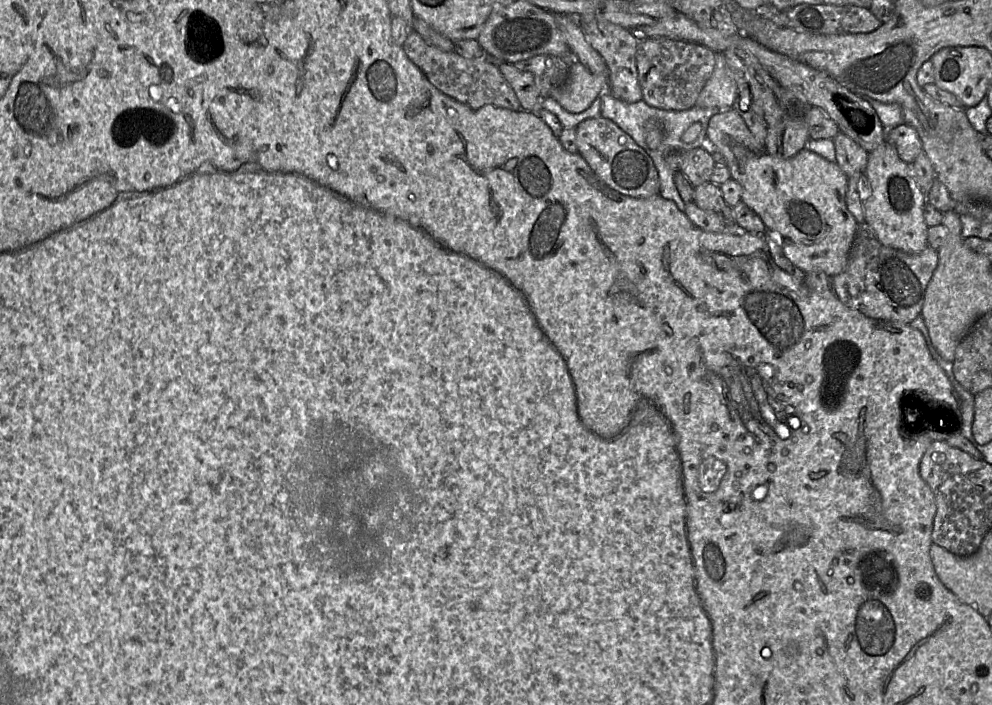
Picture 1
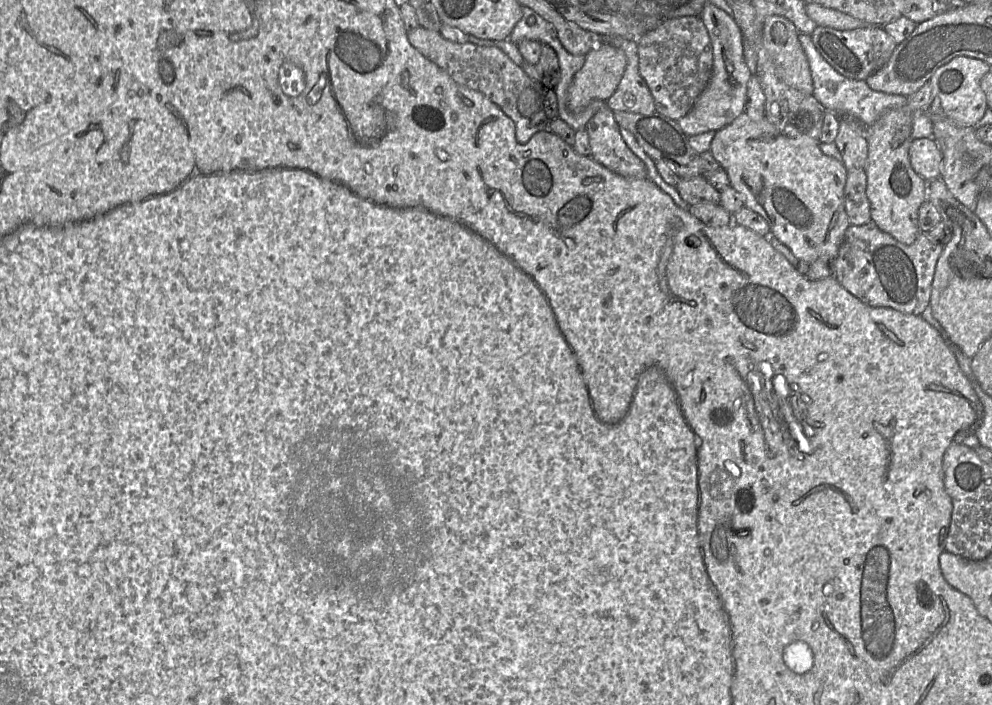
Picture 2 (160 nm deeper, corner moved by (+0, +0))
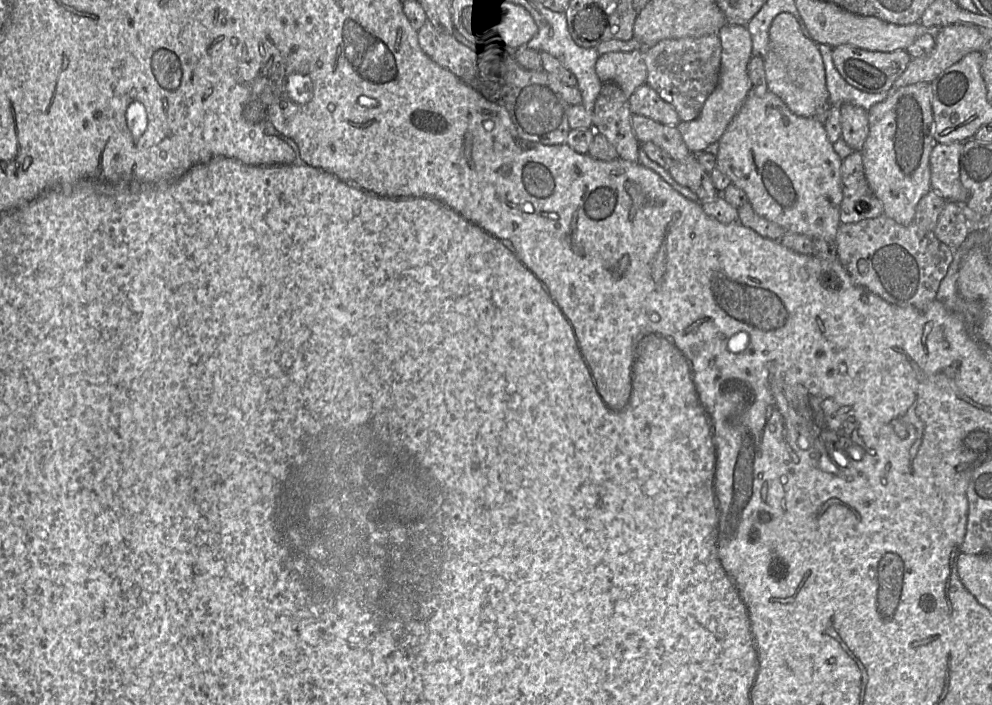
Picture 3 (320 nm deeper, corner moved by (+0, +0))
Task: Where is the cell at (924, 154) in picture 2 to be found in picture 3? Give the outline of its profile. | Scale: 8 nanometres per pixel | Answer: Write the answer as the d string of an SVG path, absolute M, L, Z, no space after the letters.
M937 143L930 155L931 190L945 201L965 205L968 192L960 181L959 159L962 143Z

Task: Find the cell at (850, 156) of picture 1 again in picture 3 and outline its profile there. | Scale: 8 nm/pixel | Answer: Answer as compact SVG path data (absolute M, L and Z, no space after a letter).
M852 104L840 106L842 139L854 152L861 152L869 135L869 113Z

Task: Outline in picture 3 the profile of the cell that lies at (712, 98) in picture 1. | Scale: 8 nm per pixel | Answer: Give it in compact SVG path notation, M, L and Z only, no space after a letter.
M727 23L718 32L721 41L721 64L716 88L706 99L699 116L689 122L680 121L677 129L689 151L699 155L721 138L727 126L738 113L750 94L748 63L752 54L752 40L747 27L740 24Z

